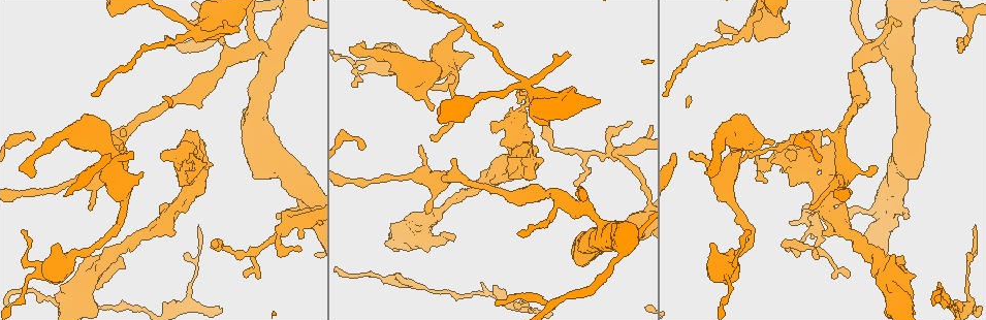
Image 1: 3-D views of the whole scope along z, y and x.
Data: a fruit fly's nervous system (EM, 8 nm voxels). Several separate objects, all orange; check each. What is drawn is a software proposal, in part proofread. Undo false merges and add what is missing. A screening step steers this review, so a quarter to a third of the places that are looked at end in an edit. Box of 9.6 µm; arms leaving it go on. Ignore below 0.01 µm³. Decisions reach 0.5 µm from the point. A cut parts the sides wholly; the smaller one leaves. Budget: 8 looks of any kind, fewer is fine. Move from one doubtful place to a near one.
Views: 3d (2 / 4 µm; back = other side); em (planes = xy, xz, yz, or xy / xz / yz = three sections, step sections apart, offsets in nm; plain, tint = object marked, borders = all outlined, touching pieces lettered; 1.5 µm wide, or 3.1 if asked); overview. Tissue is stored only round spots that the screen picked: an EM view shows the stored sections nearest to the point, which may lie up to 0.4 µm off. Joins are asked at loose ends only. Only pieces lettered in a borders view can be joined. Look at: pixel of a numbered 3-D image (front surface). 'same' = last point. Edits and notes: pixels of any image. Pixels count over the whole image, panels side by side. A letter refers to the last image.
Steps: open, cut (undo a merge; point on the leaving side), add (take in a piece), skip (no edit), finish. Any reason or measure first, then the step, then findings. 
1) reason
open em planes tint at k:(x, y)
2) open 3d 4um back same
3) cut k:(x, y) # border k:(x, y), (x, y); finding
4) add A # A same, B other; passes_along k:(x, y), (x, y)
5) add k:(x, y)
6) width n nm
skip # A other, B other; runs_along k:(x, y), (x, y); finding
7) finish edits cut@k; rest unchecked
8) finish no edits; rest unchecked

branch point
open 3d 4um at 1:(526, 82)

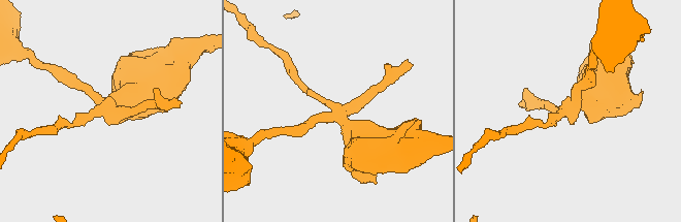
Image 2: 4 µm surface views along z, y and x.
arms 4; now the EM
open em planes plain at 2:(339, 110)

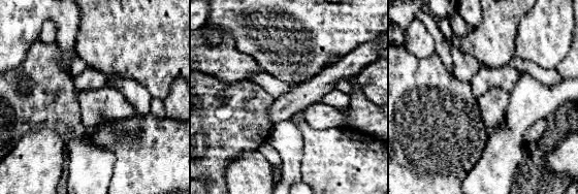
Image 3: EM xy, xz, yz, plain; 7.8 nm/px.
open em planes borders same

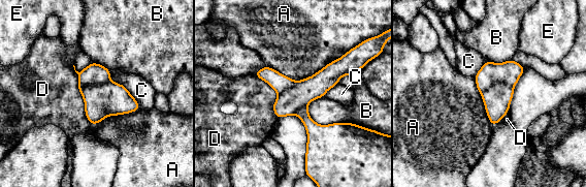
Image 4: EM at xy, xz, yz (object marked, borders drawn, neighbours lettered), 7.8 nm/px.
cut 4:(510, 71) # A other, B other, C other, D other, E other; border 4:(513, 86), (494, 83), (481, 94); two neurons meet here

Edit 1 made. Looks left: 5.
sharp bend
open 3d 2um at 1:(616, 151)

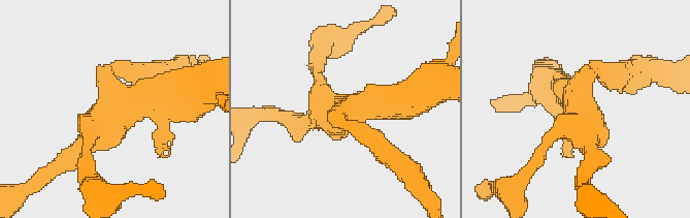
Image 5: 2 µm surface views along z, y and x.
shape alone is not enough
open em xy step 8 tint at 5:(345, 113)

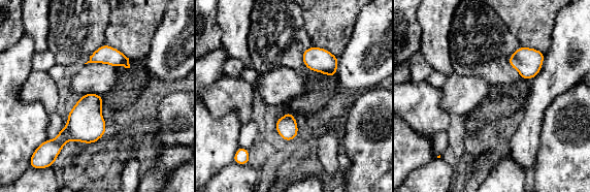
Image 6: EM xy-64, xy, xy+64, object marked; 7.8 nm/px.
open em planes borders same

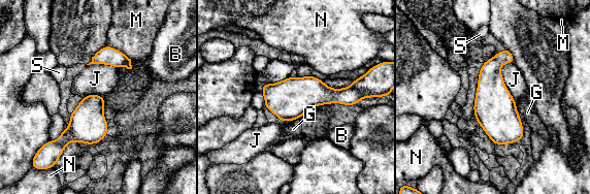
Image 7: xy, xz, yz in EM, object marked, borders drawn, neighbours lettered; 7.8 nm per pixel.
skip # B other, G other, J other, M other, N other, S other; one neuron here

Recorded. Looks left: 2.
tapers out
open em planes borders at 1:(573, 182)

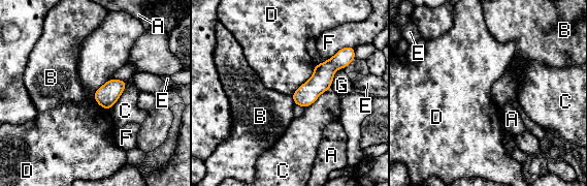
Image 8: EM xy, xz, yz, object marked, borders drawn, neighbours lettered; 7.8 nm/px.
skip # A other, B other, C other, D other, E other, F other, G other; runs_along 8:(340, 58), (297, 102); none of them fits

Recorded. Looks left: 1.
finish edits cut@4; rest unchecked

